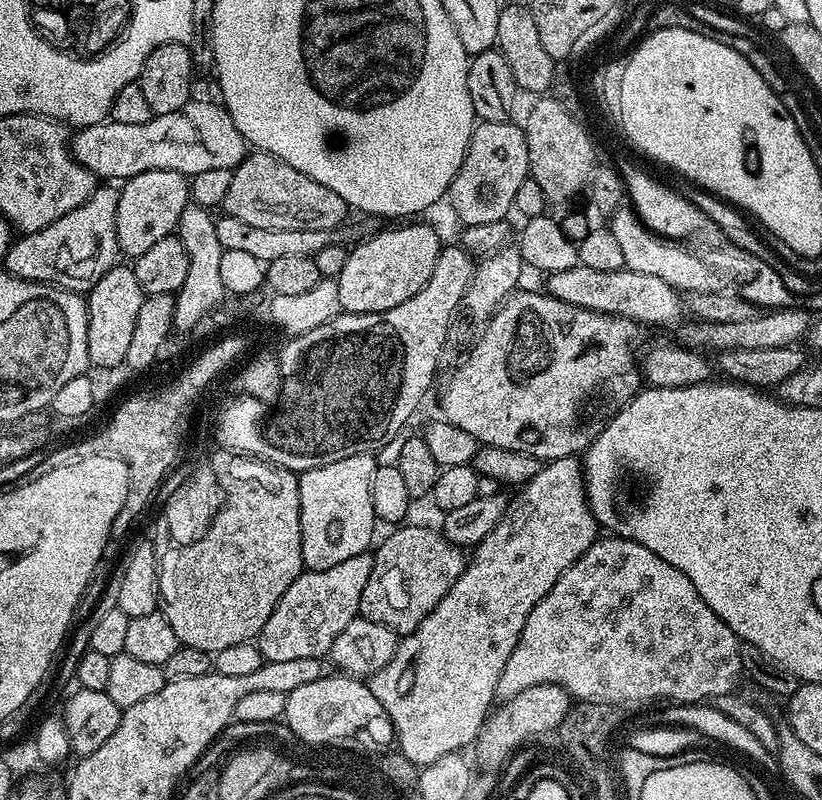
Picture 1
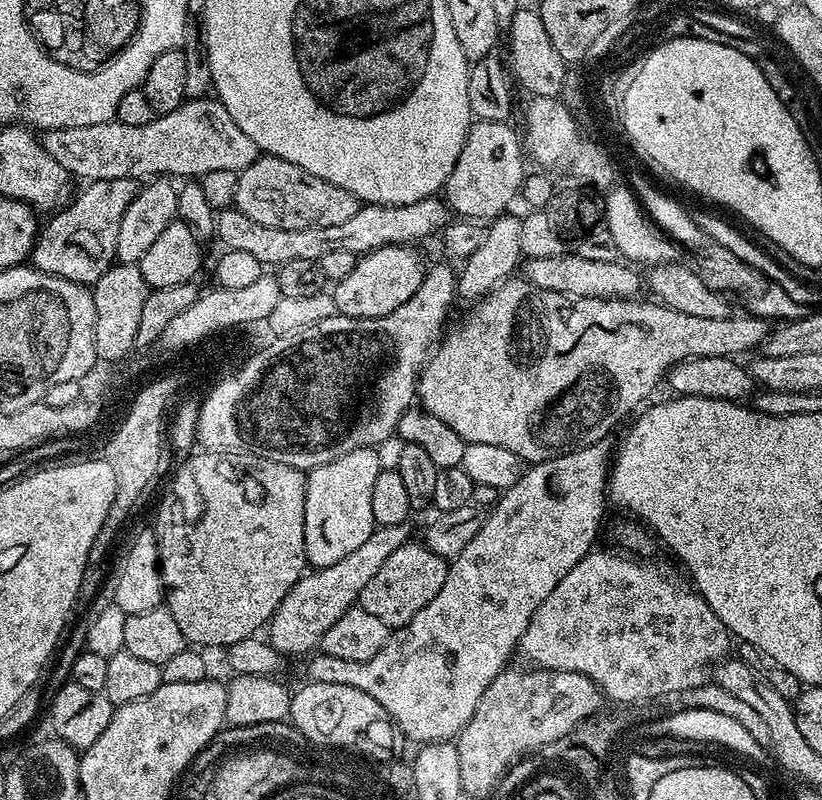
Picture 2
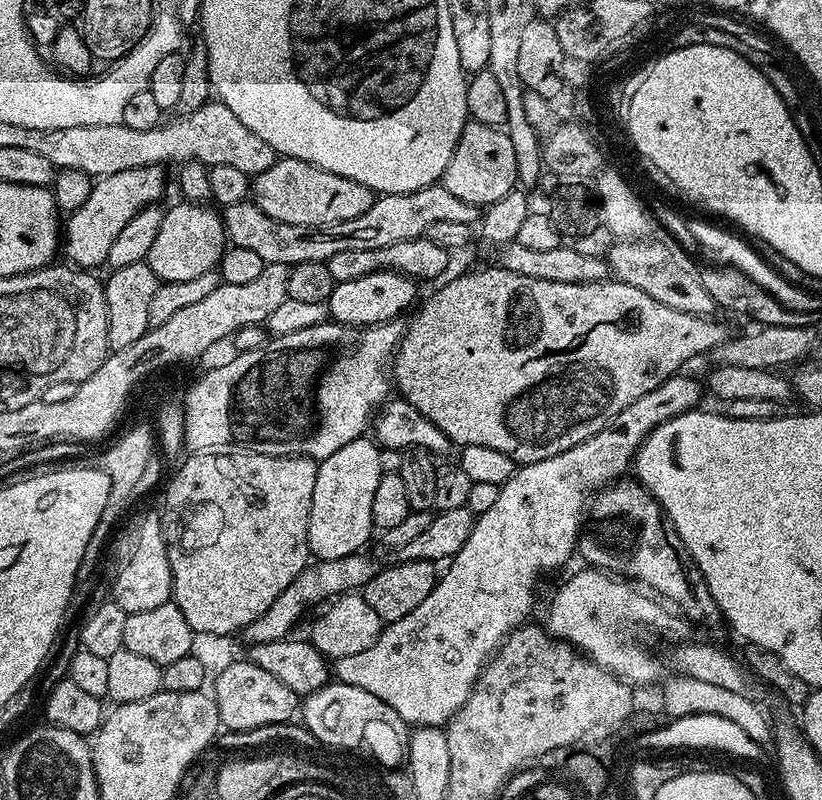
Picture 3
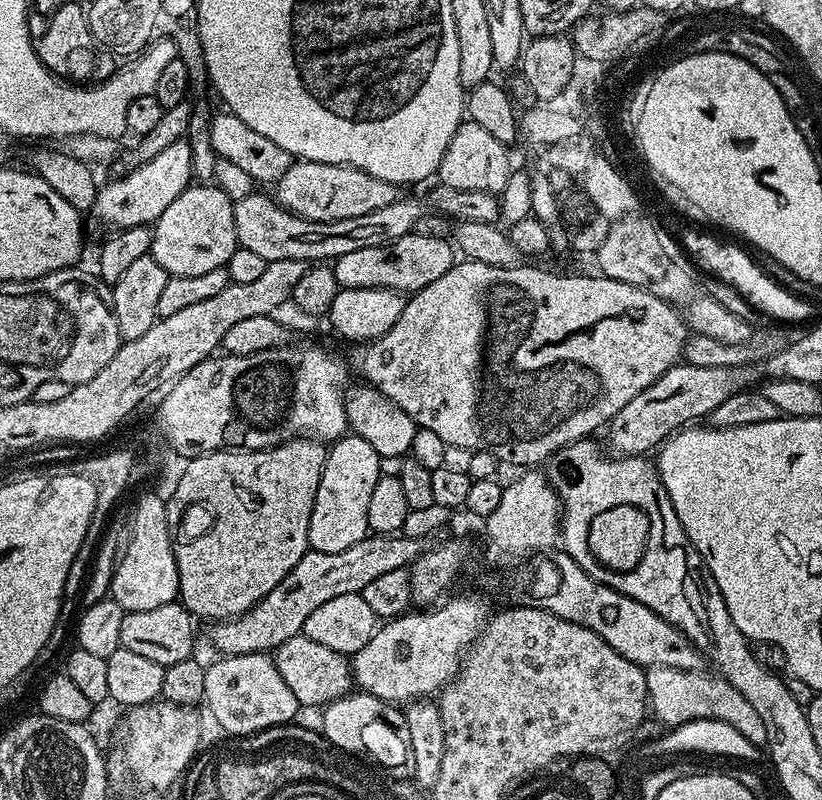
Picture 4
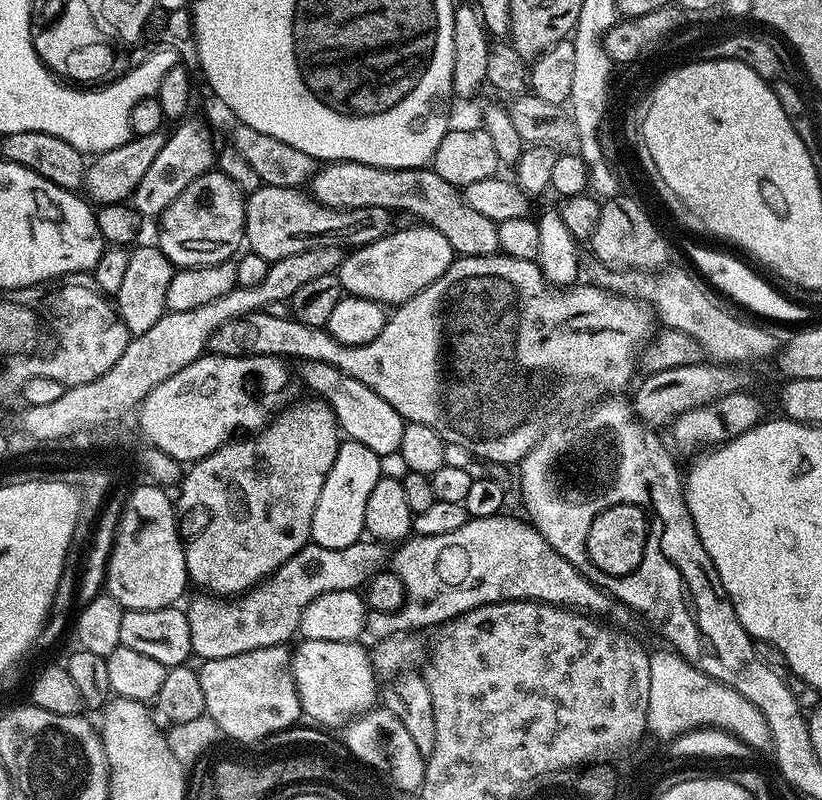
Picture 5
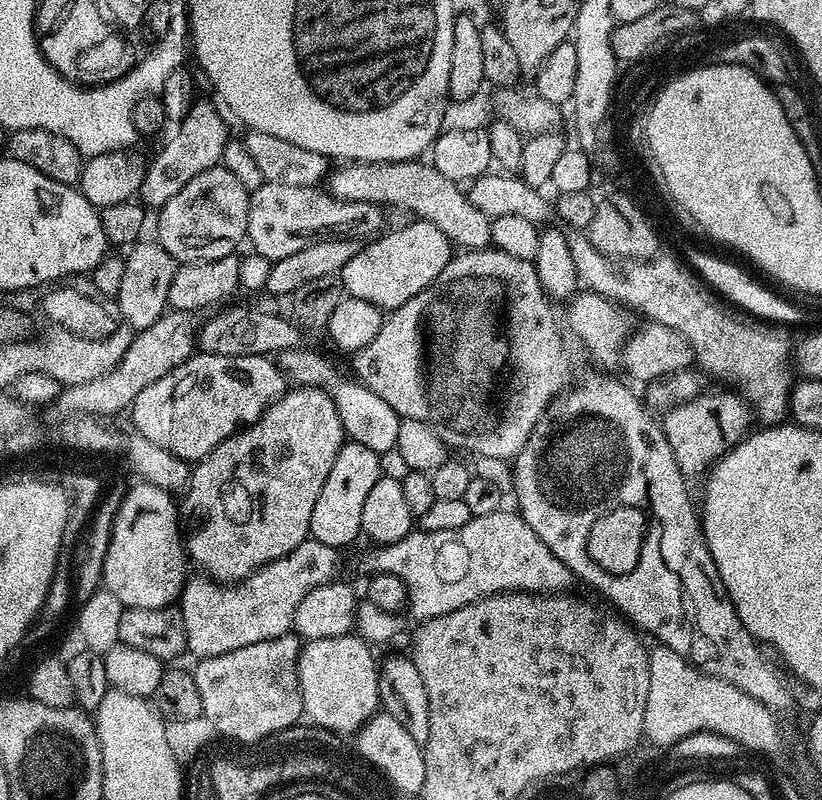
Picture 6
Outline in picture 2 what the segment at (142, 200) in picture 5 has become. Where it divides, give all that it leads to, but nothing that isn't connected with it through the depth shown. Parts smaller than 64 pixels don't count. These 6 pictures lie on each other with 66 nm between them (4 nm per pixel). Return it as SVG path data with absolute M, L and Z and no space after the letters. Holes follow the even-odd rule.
M114 178L93 180L85 183L83 188L84 192L78 193L76 198L74 196L51 217L53 220L45 230L43 227L32 250L30 264L39 272L91 286L116 260L118 226L122 222L122 214L126 214L126 208L134 202L138 184L134 180Z

